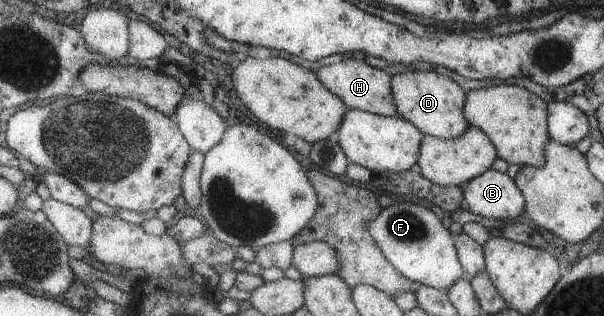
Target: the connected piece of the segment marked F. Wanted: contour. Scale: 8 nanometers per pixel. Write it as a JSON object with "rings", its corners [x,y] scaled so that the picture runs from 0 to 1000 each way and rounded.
{"rings":[[[654,636],[637,661],[629,658],[627,680],[608,706],[608,731],[634,813],[671,883],[730,921],[772,873],[757,820],[747,737],[733,718],[728,693],[700,649]]]}

